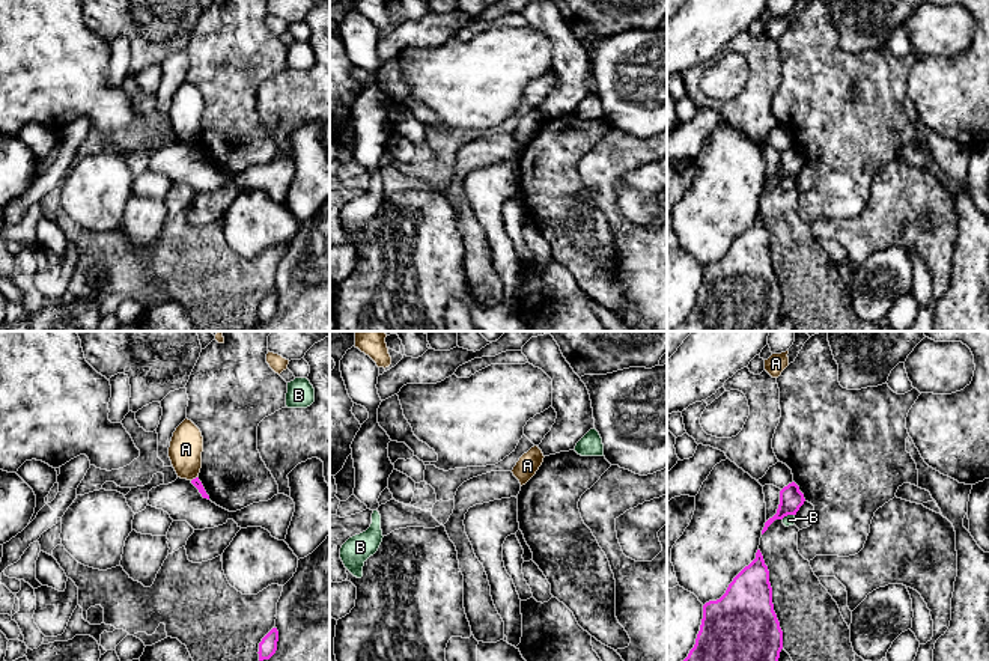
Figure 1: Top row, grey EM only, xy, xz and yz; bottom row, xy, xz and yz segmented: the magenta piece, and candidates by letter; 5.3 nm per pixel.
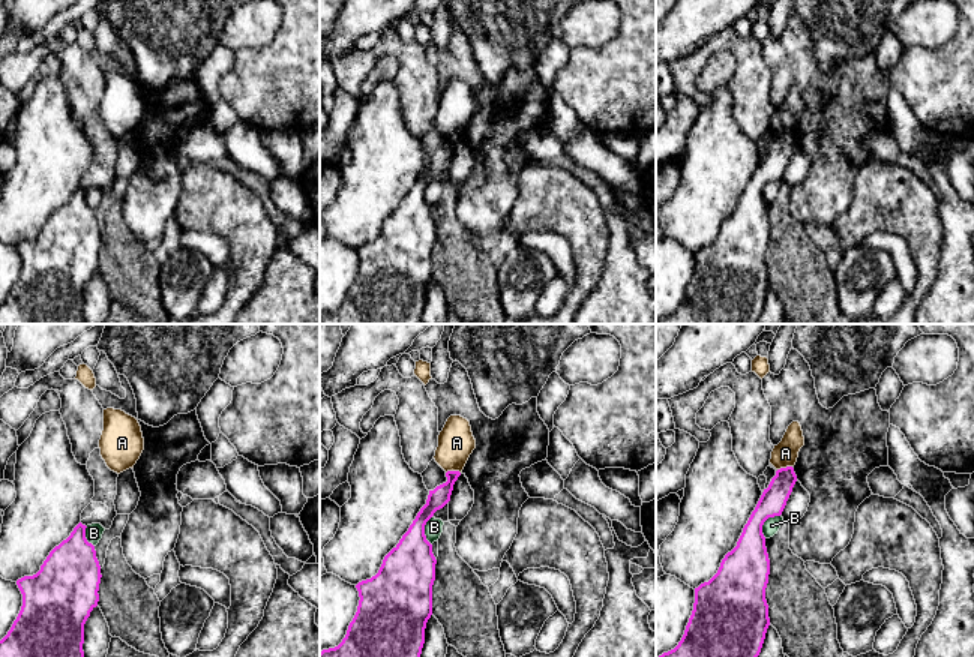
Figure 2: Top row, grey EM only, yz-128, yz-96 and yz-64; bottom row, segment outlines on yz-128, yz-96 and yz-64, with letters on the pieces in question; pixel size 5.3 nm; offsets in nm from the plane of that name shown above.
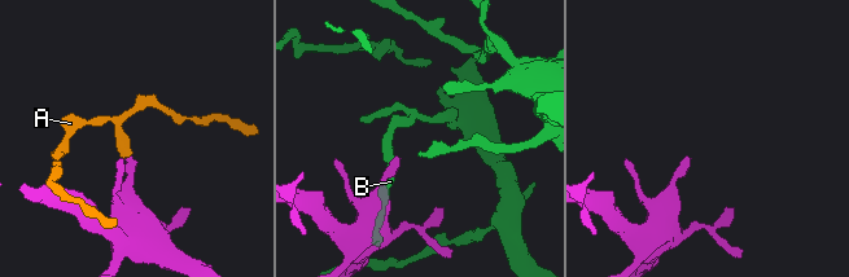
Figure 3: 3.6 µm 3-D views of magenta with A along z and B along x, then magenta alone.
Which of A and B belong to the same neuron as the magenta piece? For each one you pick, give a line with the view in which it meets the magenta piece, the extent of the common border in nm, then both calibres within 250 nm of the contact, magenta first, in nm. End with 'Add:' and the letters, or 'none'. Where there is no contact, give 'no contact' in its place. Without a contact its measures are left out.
Add: none

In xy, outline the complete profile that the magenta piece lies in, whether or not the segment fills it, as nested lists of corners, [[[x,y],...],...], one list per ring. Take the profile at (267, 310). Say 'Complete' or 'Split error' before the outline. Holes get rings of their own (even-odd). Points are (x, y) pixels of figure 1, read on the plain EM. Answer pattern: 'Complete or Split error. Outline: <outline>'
Complete. Outline: [[[272,291],[259,306],[259,324],[269,322],[277,313],[278,294]]]

